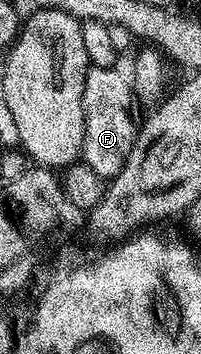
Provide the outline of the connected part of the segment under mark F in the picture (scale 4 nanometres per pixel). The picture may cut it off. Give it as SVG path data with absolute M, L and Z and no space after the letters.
M90 67L84 81L84 141L81 158L105 181L124 169L124 161L128 161L128 153L132 153L134 139L138 135L139 124L134 123L134 115L130 110L136 106L136 98L131 90L131 80L121 75L121 70L113 67Z

